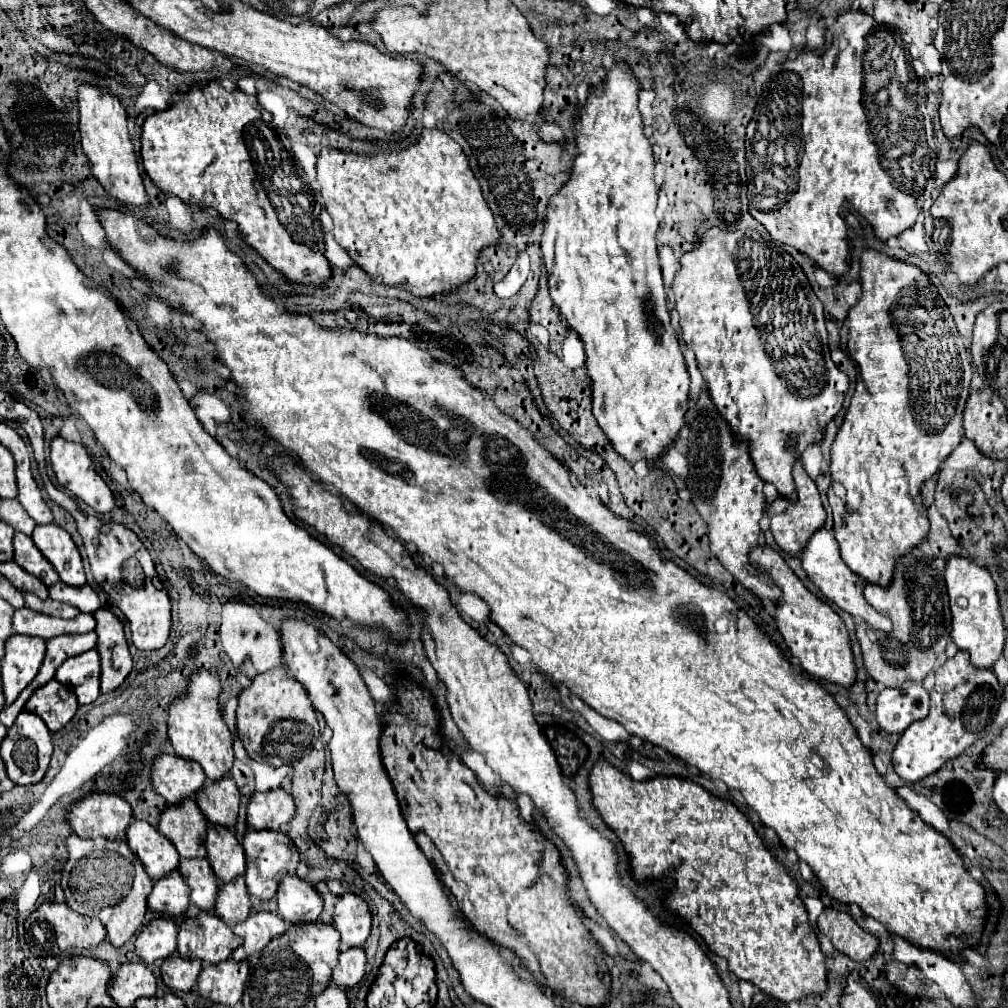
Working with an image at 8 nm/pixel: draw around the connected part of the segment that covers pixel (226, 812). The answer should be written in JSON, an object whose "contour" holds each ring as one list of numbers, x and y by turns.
{"contour":[[225,776,223,780,207,784,205,790,201,790,201,794,197,794,195,800,197,800,199,810,211,824,231,828,237,820,239,798,241,798,241,794,239,794,235,782,229,776]]}

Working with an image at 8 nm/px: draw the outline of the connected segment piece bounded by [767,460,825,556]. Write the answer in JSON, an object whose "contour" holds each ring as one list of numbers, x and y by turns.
{"contour":[[795,460,795,464,793,464,793,478,795,478,797,500,787,500,785,496,779,496,777,500,773,500,767,506,767,514,771,518,771,534,773,534,775,542,779,544,781,550,785,550,787,554,795,556,795,554,799,554,803,550,803,546,807,544,807,540,811,538,811,534,825,524,825,508,821,504,819,490,815,486,815,482,805,472,801,460]]}

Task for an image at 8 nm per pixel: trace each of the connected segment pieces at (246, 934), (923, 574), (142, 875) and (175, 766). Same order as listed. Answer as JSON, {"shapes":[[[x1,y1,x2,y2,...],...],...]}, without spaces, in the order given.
{"shapes":[[[251,912,247,920,239,922,233,932,241,936,245,942,233,950,233,960,241,962,249,958,253,952,261,950,269,940,285,932,285,922,279,914,271,912]],[[915,546,909,554,897,558,889,586,865,584,865,600,893,622,889,634,875,628,855,632,867,674,877,684,889,688,899,688,905,680,923,682,923,678,935,668,935,660,945,652,951,630,949,596,943,574,933,566,933,560]],[[75,834,65,838,65,848,69,858,63,866,61,888,65,892,65,902,71,910,87,916,97,916,113,946,123,946,131,936,143,926,147,912,147,896,153,888,153,880,147,876,141,860,129,850,127,842,113,840,83,840]],[[159,754,151,766,151,784,167,804,177,804,193,796,205,784,205,772,197,762,189,762,175,754]]]}

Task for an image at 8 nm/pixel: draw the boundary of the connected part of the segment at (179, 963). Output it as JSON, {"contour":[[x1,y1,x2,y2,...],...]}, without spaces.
{"contour":[[173,954,163,960,161,976,163,976,163,982,173,990,191,990,197,982,201,966,203,962,197,962,197,958,187,960,187,958,181,958,179,954]]}

